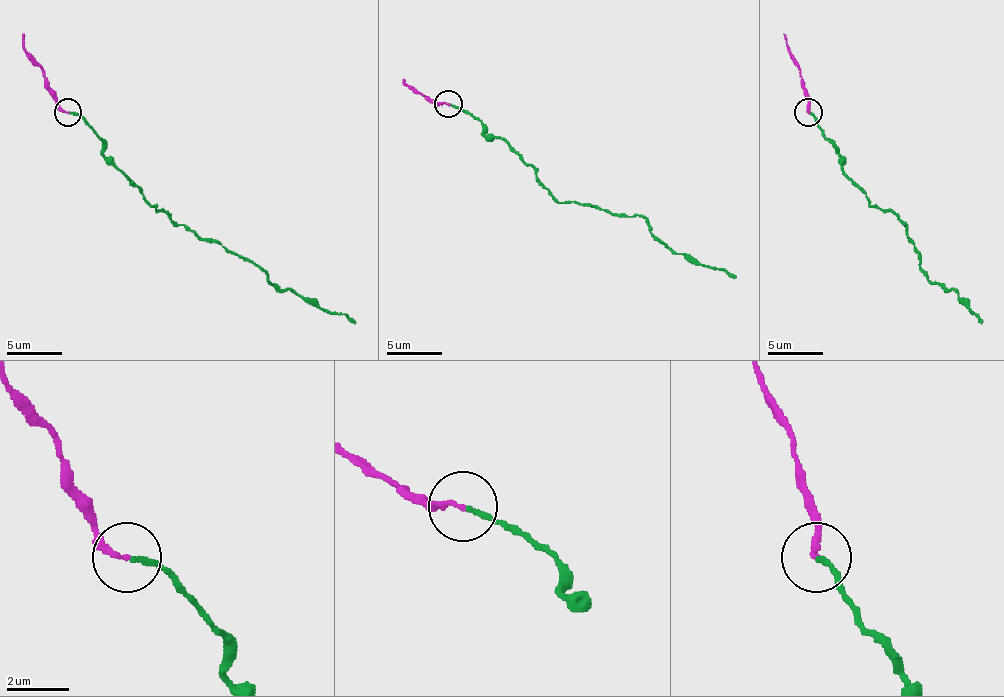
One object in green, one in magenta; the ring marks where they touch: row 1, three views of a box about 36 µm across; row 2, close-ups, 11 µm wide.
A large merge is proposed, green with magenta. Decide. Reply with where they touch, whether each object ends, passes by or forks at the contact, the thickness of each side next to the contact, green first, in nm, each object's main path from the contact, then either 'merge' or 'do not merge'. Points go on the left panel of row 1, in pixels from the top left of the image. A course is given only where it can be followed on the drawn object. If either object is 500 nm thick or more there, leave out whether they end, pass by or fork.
(68, 112) | green ends | magenta ends | 160/170 nm | green via (68, 113), (85, 121), (145, 200), (178, 225), (217, 239), (250, 258), (274, 286), (354, 324) | magenta via (68, 113), (57, 102), (44, 69), (24, 49), (22, 33) | merge

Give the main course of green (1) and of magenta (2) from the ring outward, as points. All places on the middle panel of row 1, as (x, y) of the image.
1: (449, 104), (482, 124), (487, 137), (501, 137), (559, 200), (644, 217), (669, 247), (735, 277)
2: (449, 104), (438, 104), (402, 80)

